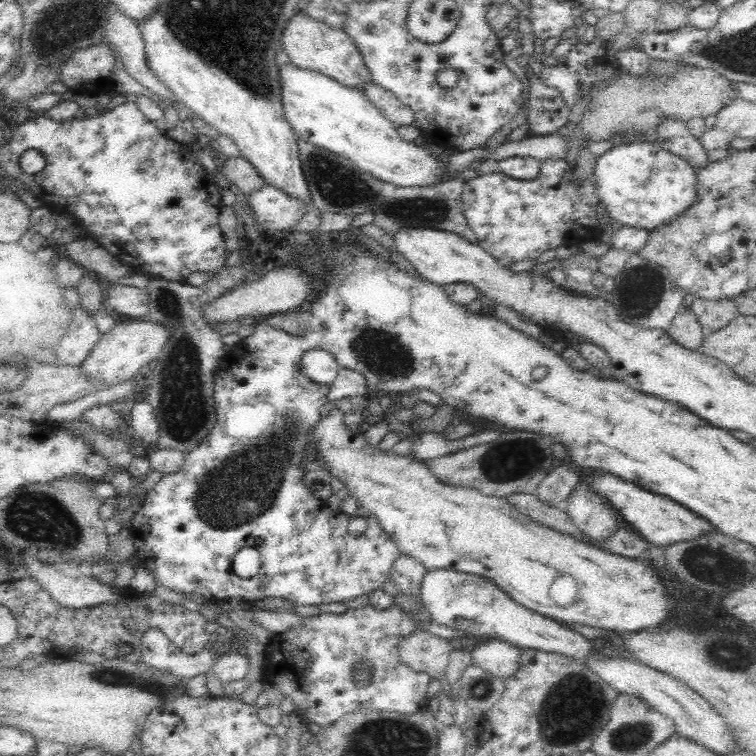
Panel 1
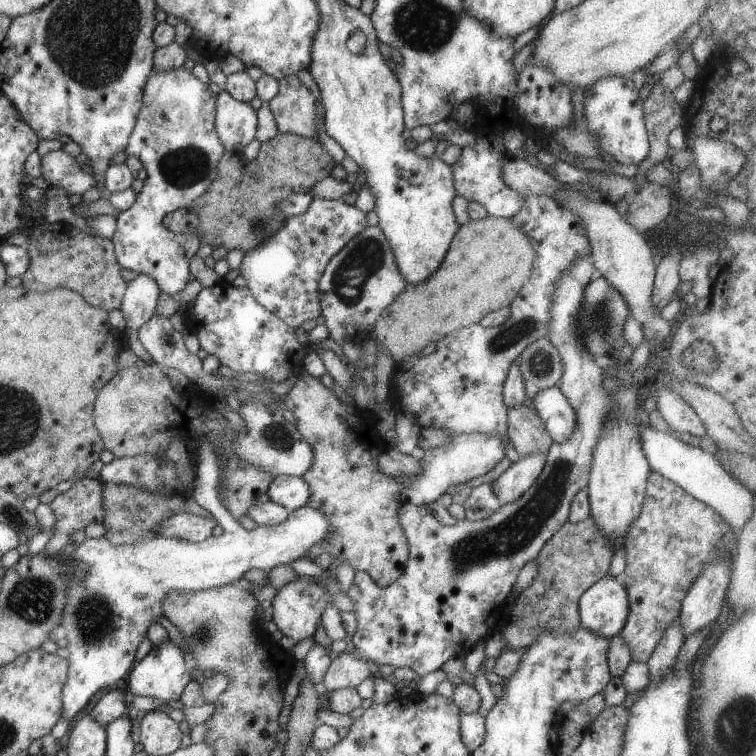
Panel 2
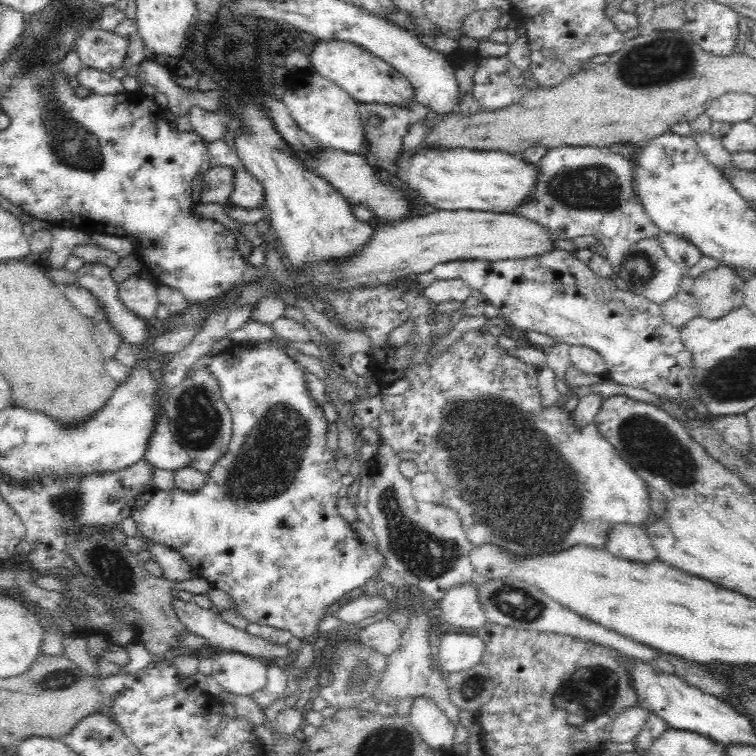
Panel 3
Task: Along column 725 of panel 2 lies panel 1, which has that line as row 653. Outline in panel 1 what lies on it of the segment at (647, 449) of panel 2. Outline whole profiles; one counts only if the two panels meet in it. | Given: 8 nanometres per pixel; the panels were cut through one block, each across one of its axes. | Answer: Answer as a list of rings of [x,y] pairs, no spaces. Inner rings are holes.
[[[494,639],[490,640],[488,644],[486,642],[476,642],[476,648],[468,649],[471,650],[473,664],[491,672],[496,678],[506,680],[506,678],[514,676],[518,672],[518,668],[520,668],[522,649],[518,648],[518,645],[512,646],[512,644],[506,644],[506,642],[500,642],[500,640]]]

